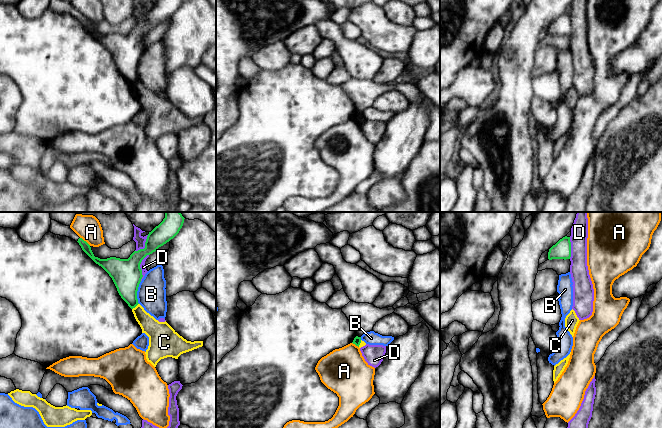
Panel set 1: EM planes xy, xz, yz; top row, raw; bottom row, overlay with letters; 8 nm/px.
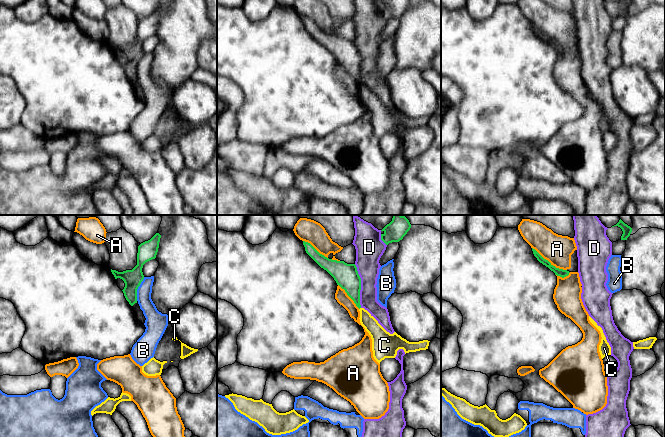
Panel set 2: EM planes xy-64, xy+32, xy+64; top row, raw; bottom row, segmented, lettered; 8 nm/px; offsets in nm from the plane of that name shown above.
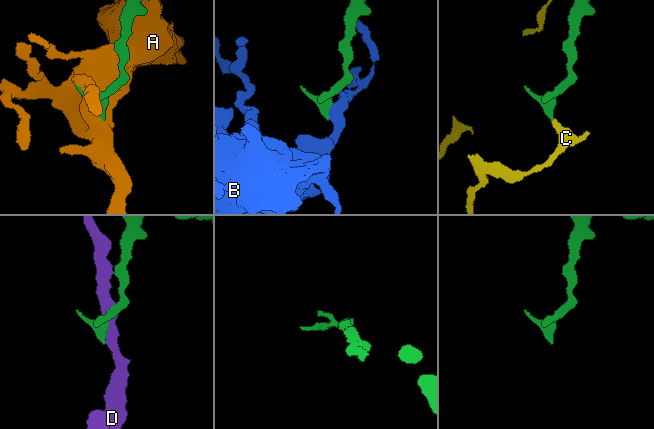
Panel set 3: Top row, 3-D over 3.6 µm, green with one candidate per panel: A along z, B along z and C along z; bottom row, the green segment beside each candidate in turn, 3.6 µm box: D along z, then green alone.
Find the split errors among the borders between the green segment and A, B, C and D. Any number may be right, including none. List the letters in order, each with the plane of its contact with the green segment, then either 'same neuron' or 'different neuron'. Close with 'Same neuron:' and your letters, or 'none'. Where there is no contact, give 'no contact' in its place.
A: xy | different neuron
B: xy | different neuron
C: xy | different neuron
D: xy | different neuron
Same neuron: none

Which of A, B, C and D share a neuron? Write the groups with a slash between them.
A / B / C / D

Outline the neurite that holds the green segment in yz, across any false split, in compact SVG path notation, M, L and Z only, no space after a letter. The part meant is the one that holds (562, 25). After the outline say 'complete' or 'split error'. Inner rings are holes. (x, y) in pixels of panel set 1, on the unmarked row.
M563 13L548 28L548 35L570 35L571 33L571 18L570 13Z; complete

